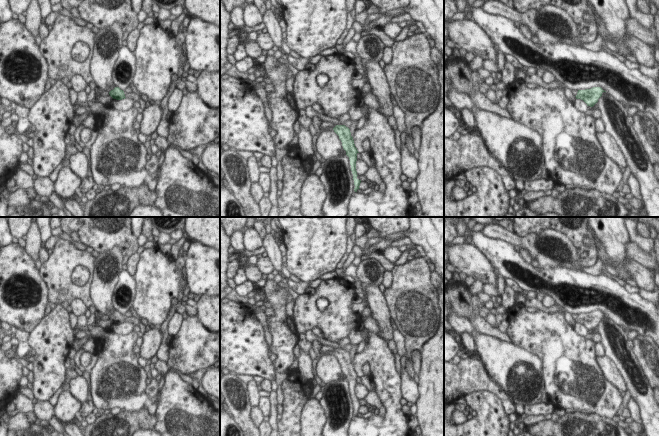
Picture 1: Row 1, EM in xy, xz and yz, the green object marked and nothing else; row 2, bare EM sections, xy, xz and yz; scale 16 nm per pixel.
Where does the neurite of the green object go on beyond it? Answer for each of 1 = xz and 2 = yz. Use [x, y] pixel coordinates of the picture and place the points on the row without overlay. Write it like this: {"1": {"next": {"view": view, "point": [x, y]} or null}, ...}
{"1": {"next": null}, "2": {"next": null}}

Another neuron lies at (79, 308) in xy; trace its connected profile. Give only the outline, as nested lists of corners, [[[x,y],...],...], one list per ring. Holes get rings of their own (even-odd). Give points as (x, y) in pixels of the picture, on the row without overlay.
[[[75,299],[70,306],[72,307],[72,312],[77,316],[81,316],[86,313],[88,307],[81,299]]]

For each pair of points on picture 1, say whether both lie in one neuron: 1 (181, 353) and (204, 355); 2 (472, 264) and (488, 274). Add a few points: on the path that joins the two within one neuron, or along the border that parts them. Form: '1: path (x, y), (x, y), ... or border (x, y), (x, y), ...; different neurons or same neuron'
1: path (187, 353), (198, 353); same neuron
2: path (476, 265), (484, 272); same neuron

